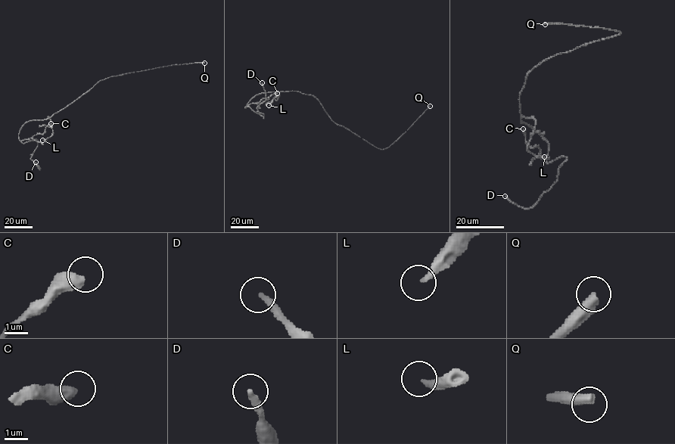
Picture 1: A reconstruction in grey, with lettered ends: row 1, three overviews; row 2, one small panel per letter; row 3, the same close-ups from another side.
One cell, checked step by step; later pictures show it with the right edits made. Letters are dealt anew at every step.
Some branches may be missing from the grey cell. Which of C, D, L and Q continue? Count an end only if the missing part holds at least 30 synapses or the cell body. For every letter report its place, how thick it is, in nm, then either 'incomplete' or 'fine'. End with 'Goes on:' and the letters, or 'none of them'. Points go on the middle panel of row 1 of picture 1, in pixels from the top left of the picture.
C: (277, 93) | 550 nm | fine
D: (262, 82) | 280 nm | fine
L: (269, 105) | 280 nm | fine
Q: (430, 106) | 420 nm | incomplete
Goes on: Q

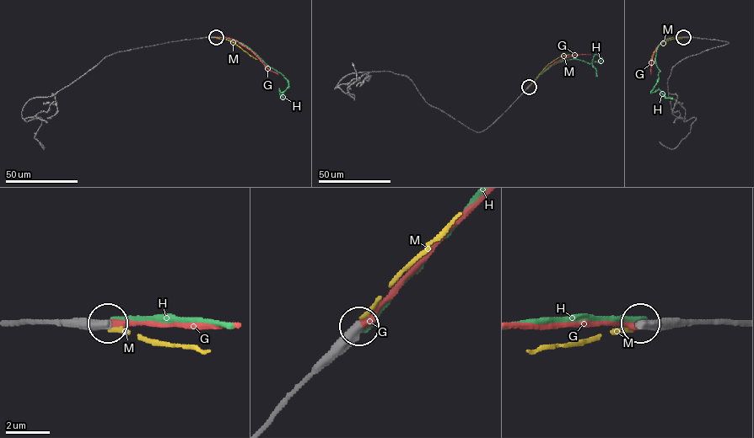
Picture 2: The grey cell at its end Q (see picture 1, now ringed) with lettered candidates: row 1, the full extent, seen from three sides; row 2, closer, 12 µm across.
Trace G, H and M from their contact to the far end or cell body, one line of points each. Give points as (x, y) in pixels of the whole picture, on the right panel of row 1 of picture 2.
G: (683, 37), (668, 38), (657, 46), (652, 58), (651, 74)
H: (683, 37), (666, 39), (658, 46), (655, 56), (658, 79), (650, 93), (659, 89), (672, 98)
M: (682, 38), (662, 42), (650, 59)

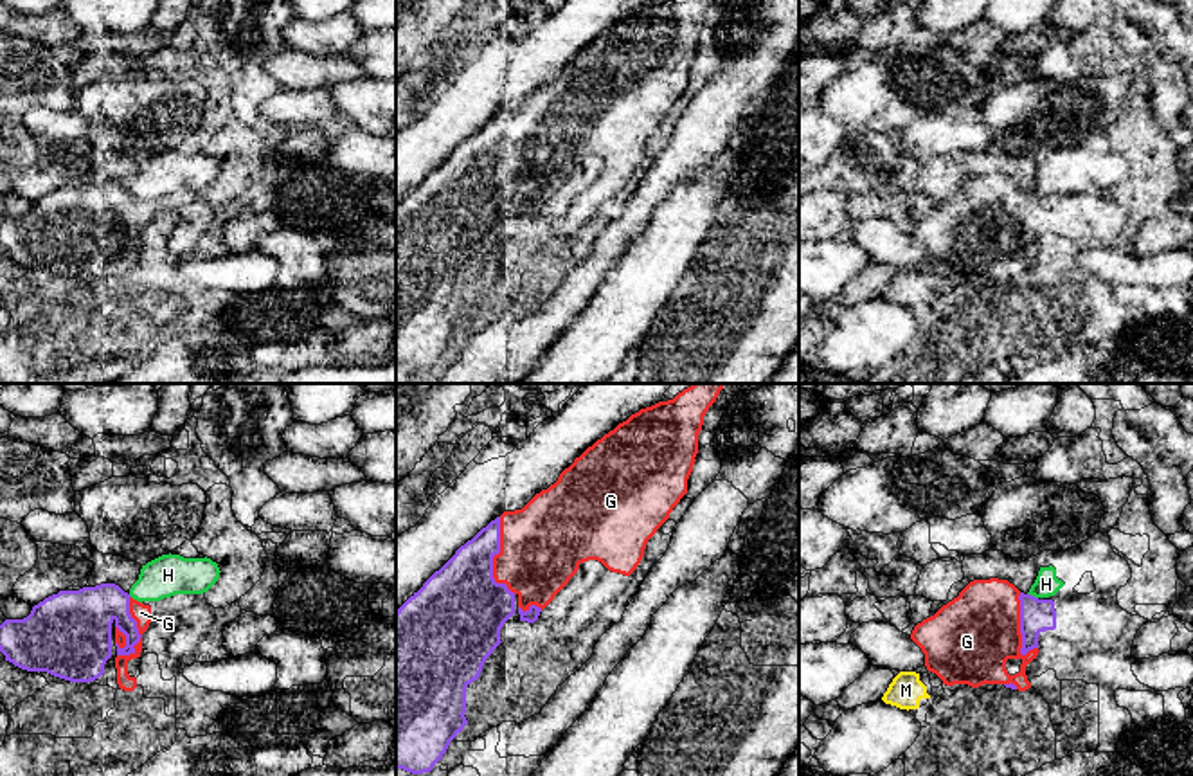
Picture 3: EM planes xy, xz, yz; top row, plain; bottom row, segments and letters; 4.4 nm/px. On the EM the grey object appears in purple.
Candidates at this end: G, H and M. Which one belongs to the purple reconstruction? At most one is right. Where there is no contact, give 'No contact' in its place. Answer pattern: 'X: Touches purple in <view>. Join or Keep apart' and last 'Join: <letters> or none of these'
G: Touches purple in xz. Join
H: Touches purple in yz. Keep apart
M: No contact. Keep apart
Join: G

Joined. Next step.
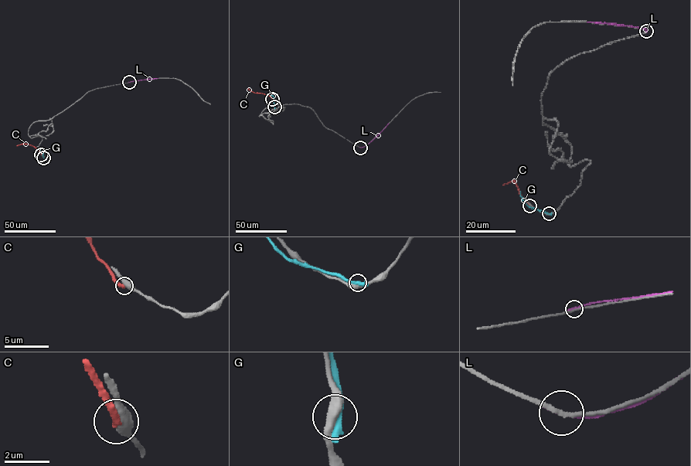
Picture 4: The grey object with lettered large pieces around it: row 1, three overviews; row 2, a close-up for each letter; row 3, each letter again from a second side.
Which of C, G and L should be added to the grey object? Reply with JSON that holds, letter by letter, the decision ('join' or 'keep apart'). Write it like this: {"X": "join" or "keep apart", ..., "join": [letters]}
{"C": "keep apart", "G": "keep apart", "L": "keep apart", "join": []}

